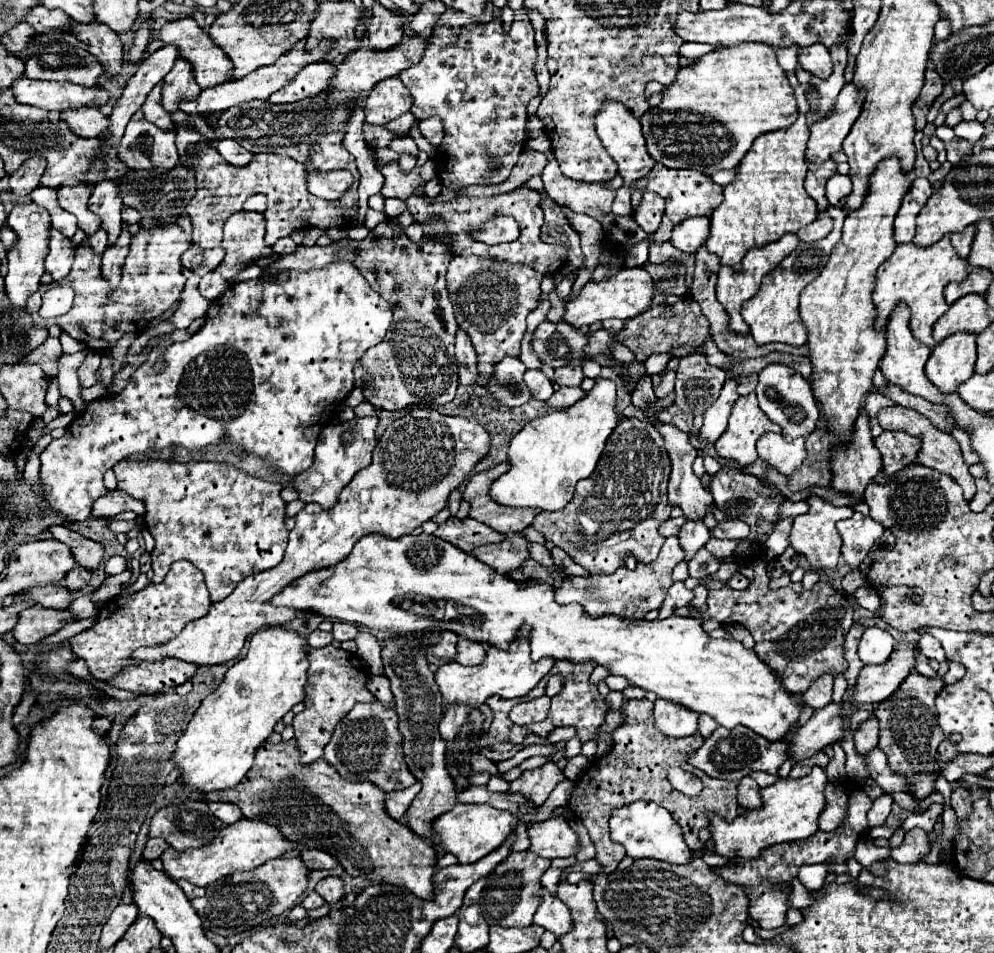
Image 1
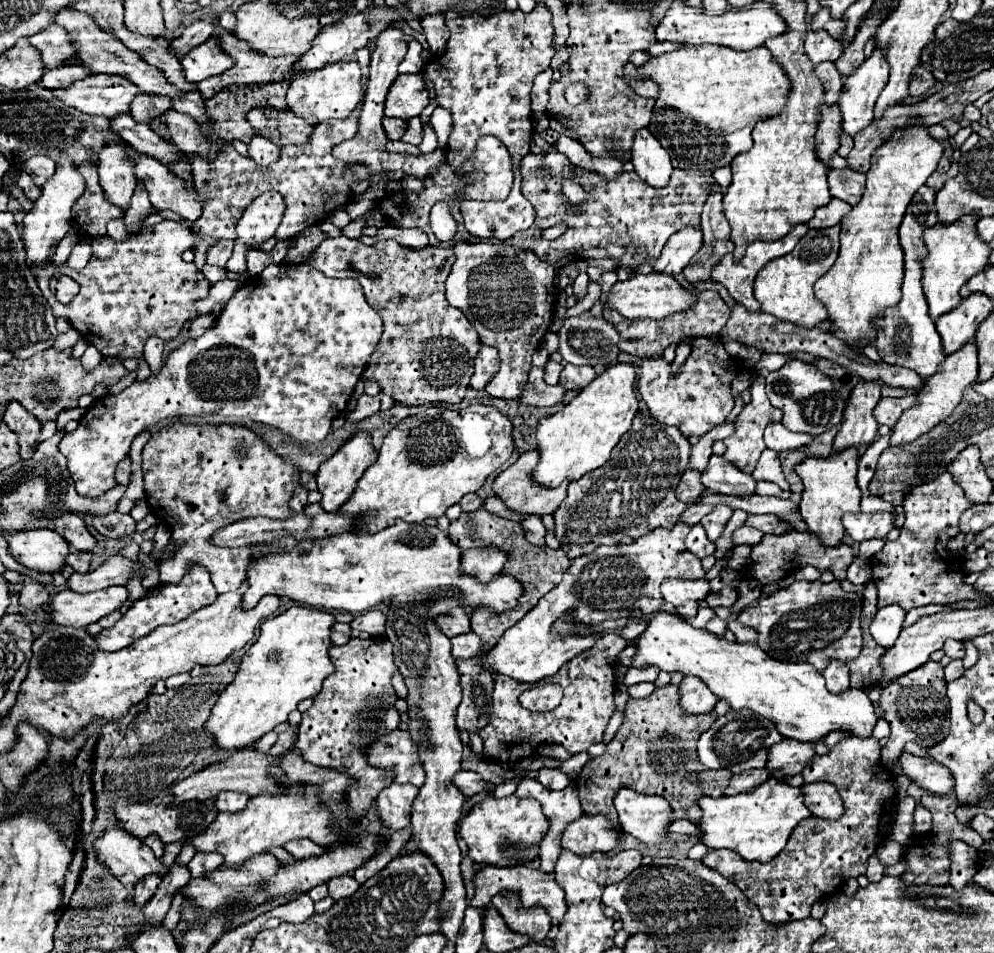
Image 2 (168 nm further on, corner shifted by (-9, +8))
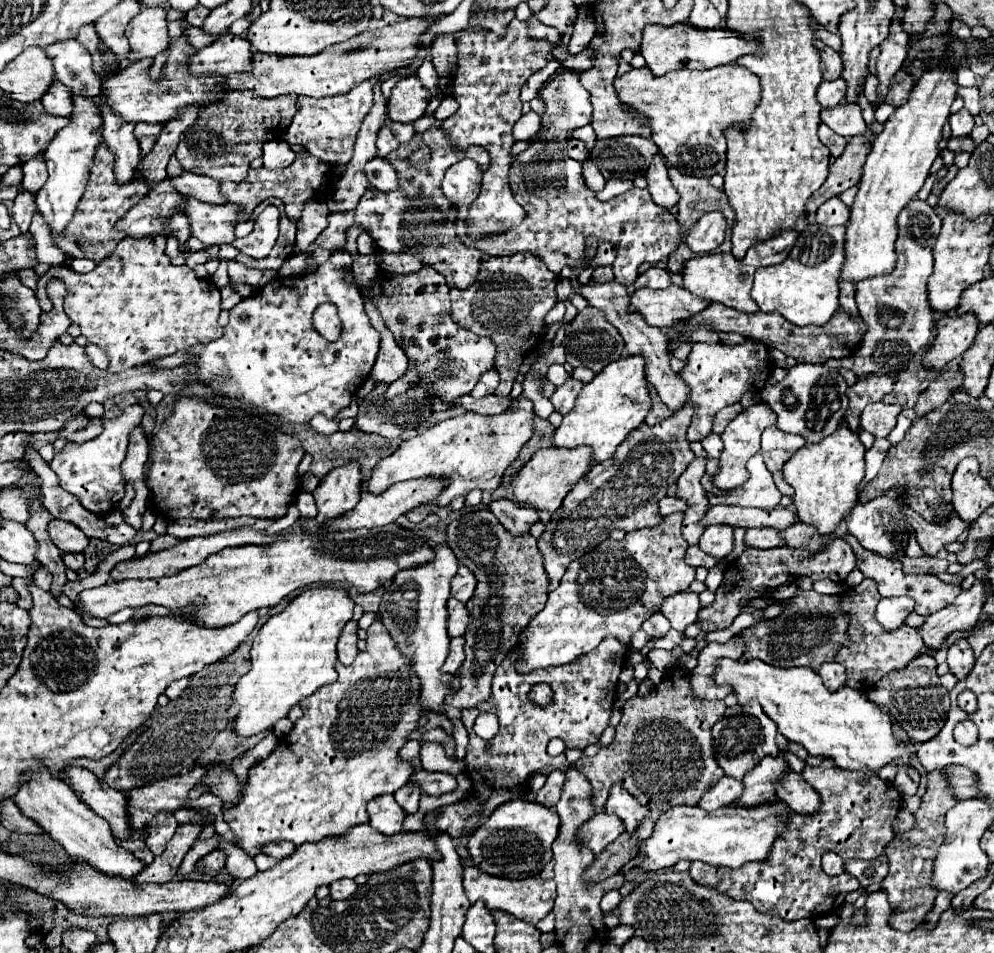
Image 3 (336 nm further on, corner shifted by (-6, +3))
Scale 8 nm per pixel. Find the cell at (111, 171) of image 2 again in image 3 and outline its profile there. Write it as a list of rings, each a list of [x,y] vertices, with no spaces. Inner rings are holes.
[[[108,109],[102,113],[102,141],[108,145],[114,155],[114,175],[116,183],[124,185],[134,179],[134,171],[140,163],[140,147],[136,137],[132,135],[134,125],[112,115]]]

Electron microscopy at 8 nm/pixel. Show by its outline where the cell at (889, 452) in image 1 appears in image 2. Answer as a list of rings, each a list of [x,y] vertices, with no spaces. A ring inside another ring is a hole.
[[[969,342],[955,354],[945,356],[943,364],[939,366],[939,372],[935,372],[927,380],[927,384],[923,384],[923,388],[917,392],[917,404],[913,408],[905,410],[899,418],[899,422],[895,424],[893,436],[891,436],[891,446],[909,444],[909,442],[917,440],[921,434],[927,434],[941,420],[945,420],[955,410],[955,406],[961,402],[963,390],[967,386],[971,386],[975,380],[977,380],[977,346],[973,342]]]

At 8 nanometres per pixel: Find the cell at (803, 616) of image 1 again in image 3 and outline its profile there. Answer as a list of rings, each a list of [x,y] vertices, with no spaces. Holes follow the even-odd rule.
[[[798,591],[796,597],[780,601],[782,613],[774,619],[760,619],[756,625],[742,629],[746,651],[744,659],[760,659],[776,667],[810,667],[820,669],[822,663],[834,661],[836,653],[848,645],[850,615],[840,609],[838,595],[820,595],[816,591]]]

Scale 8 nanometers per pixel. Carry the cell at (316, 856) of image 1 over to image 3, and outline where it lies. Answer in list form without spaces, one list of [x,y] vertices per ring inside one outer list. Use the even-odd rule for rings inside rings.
[[[270,843],[270,845],[264,849],[264,853],[276,857],[278,861],[282,861],[282,859],[290,857],[290,855],[294,853],[294,849],[296,849],[296,847],[294,847],[292,843]]]

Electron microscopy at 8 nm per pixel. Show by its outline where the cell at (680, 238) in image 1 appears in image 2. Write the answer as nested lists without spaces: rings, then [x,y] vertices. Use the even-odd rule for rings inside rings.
[[[683,228],[675,232],[669,242],[665,244],[659,260],[655,262],[653,270],[661,274],[679,274],[689,260],[697,254],[701,246],[701,230],[699,228]]]

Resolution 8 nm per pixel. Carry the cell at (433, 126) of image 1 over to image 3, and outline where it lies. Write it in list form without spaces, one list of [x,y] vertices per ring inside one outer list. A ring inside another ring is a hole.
[[[444,97],[444,99],[440,101],[440,107],[436,109],[434,117],[436,117],[436,119],[446,119],[446,117],[450,117],[454,111],[456,111],[456,101],[454,101],[452,97]]]

